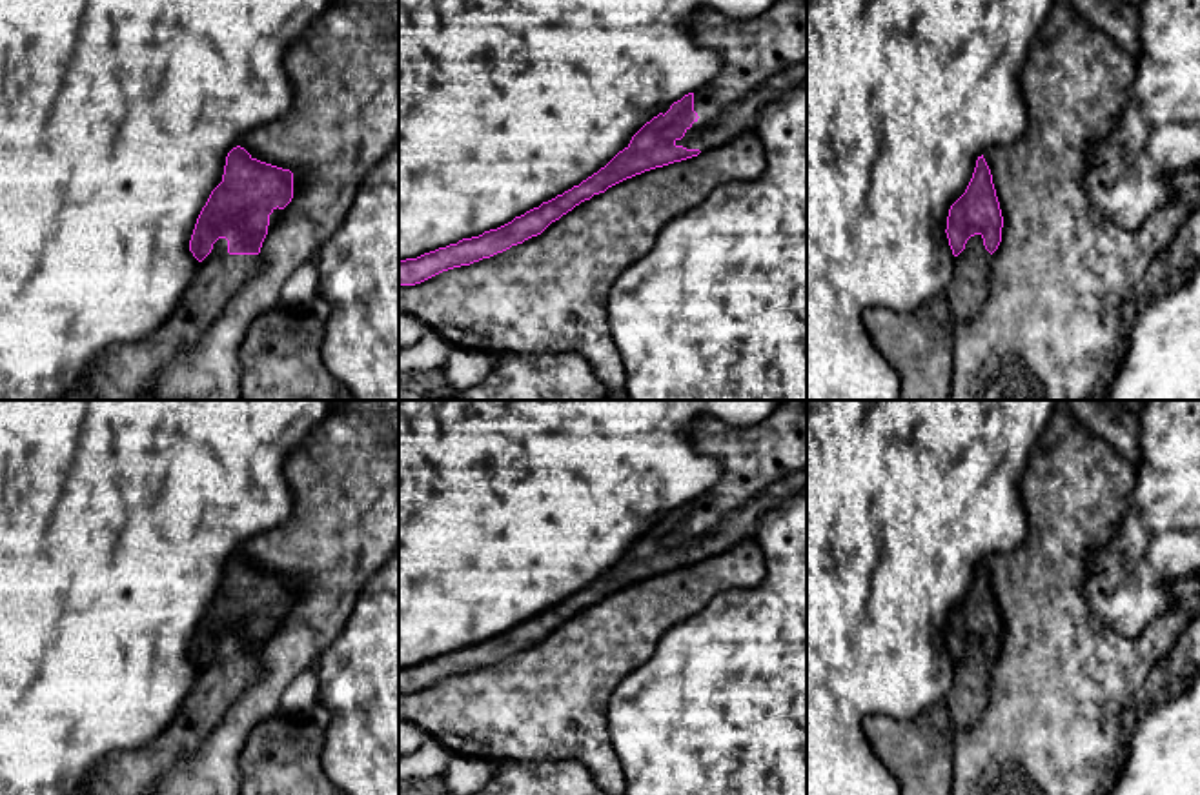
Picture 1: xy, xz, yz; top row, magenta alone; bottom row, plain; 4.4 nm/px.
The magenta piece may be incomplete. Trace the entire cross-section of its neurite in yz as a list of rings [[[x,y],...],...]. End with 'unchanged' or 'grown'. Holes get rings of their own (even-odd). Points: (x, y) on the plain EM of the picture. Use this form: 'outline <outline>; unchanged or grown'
outline [[[981,562],[965,600],[949,617],[945,640],[952,662],[958,664],[974,642],[983,646],[985,657],[992,662],[1002,649],[1002,635],[1003,624],[992,582]]]; unchanged

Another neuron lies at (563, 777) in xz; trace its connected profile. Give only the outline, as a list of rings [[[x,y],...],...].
[[[577,760],[508,762],[472,795],[606,795]]]

